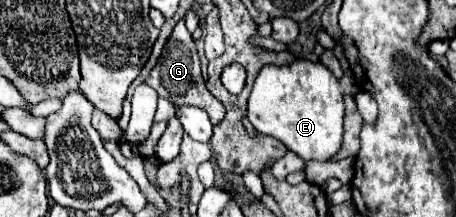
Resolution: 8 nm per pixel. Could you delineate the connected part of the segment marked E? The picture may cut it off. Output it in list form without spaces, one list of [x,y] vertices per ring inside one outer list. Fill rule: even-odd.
[[[296,60],[288,66],[266,64],[254,82],[248,100],[248,118],[260,134],[280,140],[302,160],[326,162],[340,150],[342,144],[342,94],[357,92],[358,86],[356,81],[354,83],[354,77],[343,76],[336,80],[332,72],[320,62]]]

